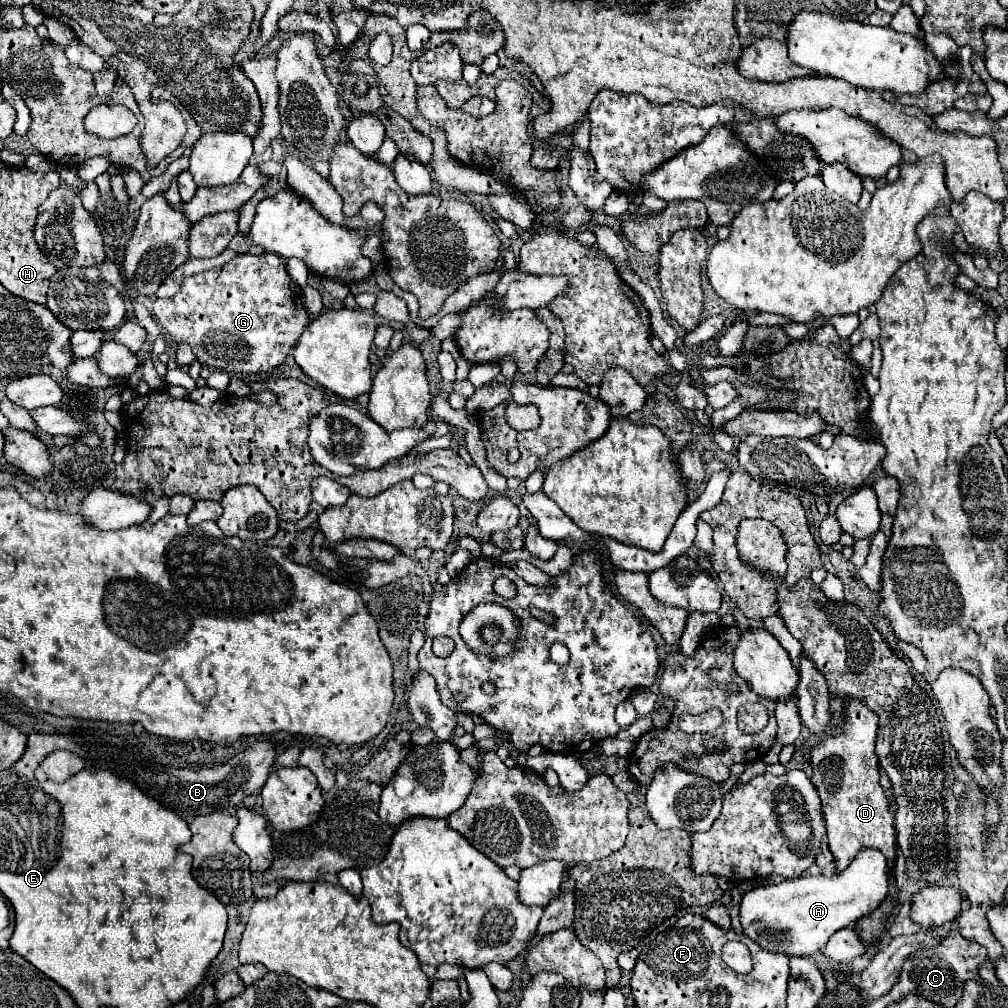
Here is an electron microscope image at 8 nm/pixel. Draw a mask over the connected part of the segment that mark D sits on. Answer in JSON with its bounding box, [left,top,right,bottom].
[812,699,896,869]

